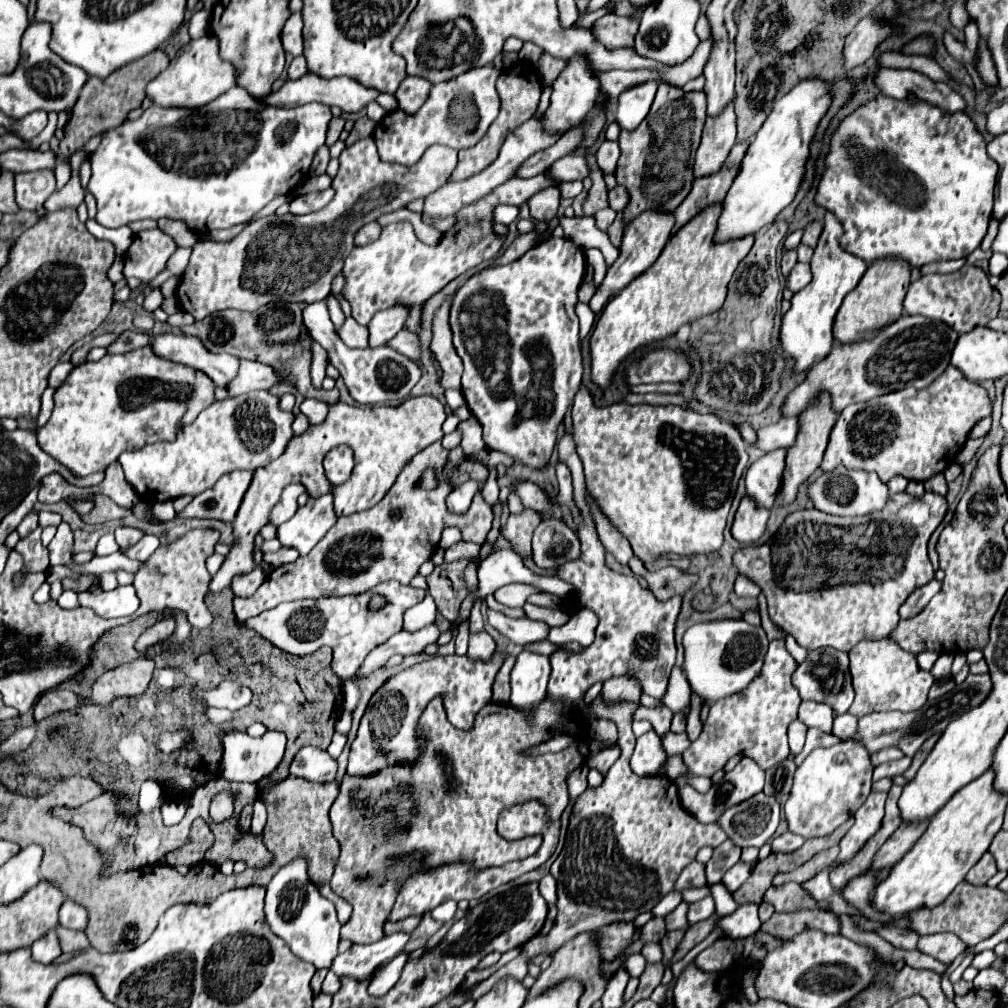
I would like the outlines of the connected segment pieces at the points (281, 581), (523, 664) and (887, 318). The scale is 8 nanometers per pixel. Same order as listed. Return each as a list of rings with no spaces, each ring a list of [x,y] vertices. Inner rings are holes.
[[[440,442],[416,454],[404,466],[390,492],[376,506],[350,516],[340,516],[336,526],[312,548],[308,556],[304,558],[300,556],[296,562],[276,568],[272,574],[268,574],[264,584],[252,596],[246,598],[236,596],[234,612],[238,620],[244,622],[288,600],[300,600],[300,598],[314,600],[324,596],[362,594],[374,588],[376,584],[392,578],[408,586],[410,580],[418,574],[418,568],[434,554],[440,542],[440,534],[448,526],[460,528],[462,538],[466,542],[482,546],[486,542],[492,522],[492,510],[482,498],[482,486],[488,478],[488,468],[476,466],[476,462],[468,462],[468,458],[464,460],[464,470],[468,470],[470,480],[478,482],[478,492],[464,514],[452,514],[446,508],[446,498],[454,490],[454,486],[448,486],[446,464],[448,464],[448,450]],[[428,468],[436,470],[436,478],[440,478],[436,490],[424,490],[420,486],[420,478]]]
[[[520,652],[512,668],[512,696],[510,704],[516,708],[532,708],[546,698],[546,684],[550,674],[548,656],[536,652]]]
[[[880,258],[868,266],[860,286],[844,298],[844,306],[840,306],[834,322],[834,338],[838,342],[858,342],[870,340],[878,330],[896,322],[902,316],[902,300],[910,284],[910,266],[900,258]]]

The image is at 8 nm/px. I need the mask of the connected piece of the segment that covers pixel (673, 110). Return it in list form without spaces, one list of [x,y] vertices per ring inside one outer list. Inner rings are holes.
[[[660,84],[650,114],[644,122],[628,132],[620,132],[620,160],[616,168],[616,180],[630,192],[630,204],[624,210],[624,222],[628,224],[644,210],[674,212],[676,206],[688,196],[694,174],[692,164],[700,144],[700,134],[706,120],[704,92],[684,94],[680,88]],[[656,138],[662,140],[662,150],[654,150]]]

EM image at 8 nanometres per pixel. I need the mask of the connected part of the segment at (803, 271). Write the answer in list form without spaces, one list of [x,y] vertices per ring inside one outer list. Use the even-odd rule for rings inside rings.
[[[796,264],[794,270],[790,272],[788,276],[788,282],[786,282],[786,288],[790,288],[792,292],[798,292],[802,290],[808,282],[812,280],[812,274],[810,274],[810,264]]]

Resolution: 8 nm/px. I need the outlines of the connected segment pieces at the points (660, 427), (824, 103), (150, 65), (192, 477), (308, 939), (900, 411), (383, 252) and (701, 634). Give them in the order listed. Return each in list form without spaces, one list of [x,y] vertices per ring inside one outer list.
[[[580,386],[580,390],[576,392],[574,404],[572,404],[572,422],[574,422],[576,450],[578,450],[578,456],[584,464],[588,494],[598,504],[600,512],[608,518],[608,522],[612,522],[612,526],[618,528],[620,534],[624,534],[624,538],[630,542],[634,554],[642,562],[654,562],[662,554],[680,554],[680,556],[706,554],[706,552],[714,552],[722,546],[722,530],[726,526],[728,510],[730,510],[738,480],[740,480],[740,476],[742,476],[742,472],[746,470],[746,464],[748,464],[746,442],[740,438],[734,424],[726,424],[714,414],[698,414],[698,412],[692,412],[692,410],[682,410],[680,406],[650,406],[650,404],[628,406],[628,404],[618,402],[618,404],[612,404],[608,408],[598,408],[598,406],[592,404],[592,396],[590,396],[586,386]]]
[[[816,76],[800,80],[788,92],[788,96],[782,96],[774,104],[766,122],[750,142],[740,172],[722,202],[716,242],[756,234],[762,226],[774,222],[776,216],[794,200],[804,176],[804,166],[810,158],[812,138],[818,130],[820,120],[826,116],[830,104],[830,82]]]
[[[160,48],[160,50],[154,50],[152,54],[146,54],[144,58],[138,58],[136,62],[130,62],[128,66],[122,66],[120,70],[114,70],[108,78],[88,78],[88,82],[82,88],[84,92],[80,94],[80,98],[74,106],[74,114],[68,124],[68,130],[60,142],[58,160],[70,158],[92,136],[120,126],[126,120],[126,114],[142,104],[142,100],[146,98],[146,84],[150,80],[154,80],[162,70],[166,70],[168,62],[170,62],[170,58]]]
[[[254,390],[208,406],[192,424],[182,426],[174,442],[146,444],[140,450],[120,454],[126,480],[146,504],[166,502],[178,496],[196,496],[232,470],[256,470],[276,460],[292,438],[294,414],[278,406],[278,396]]]
[[[294,858],[286,866],[282,866],[274,878],[266,886],[266,922],[272,932],[280,936],[296,956],[314,964],[316,970],[330,968],[332,958],[338,954],[340,940],[340,922],[336,918],[334,904],[326,900],[316,884],[308,878],[308,862],[306,858]]]
[[[948,366],[930,386],[922,390],[906,388],[904,392],[884,394],[844,408],[832,428],[820,468],[832,472],[840,464],[850,470],[868,470],[876,472],[884,484],[894,476],[924,482],[944,472],[954,462],[974,424],[992,414],[988,392],[980,384],[968,382],[954,366]]]
[[[544,172],[534,178],[512,178],[492,190],[492,194],[476,200],[472,206],[464,206],[456,214],[454,226],[444,232],[440,242],[436,246],[422,244],[410,222],[398,222],[382,228],[382,234],[378,240],[374,240],[368,246],[354,248],[348,258],[344,260],[342,274],[346,278],[346,284],[342,288],[342,296],[352,304],[352,318],[358,320],[358,324],[366,326],[372,316],[378,310],[386,310],[394,304],[408,306],[408,318],[406,318],[406,330],[420,334],[420,316],[424,304],[438,294],[448,282],[458,278],[462,272],[480,266],[482,262],[494,260],[502,246],[504,238],[500,238],[494,232],[494,214],[492,208],[498,204],[512,204],[522,206],[532,194],[552,186],[548,178],[544,178]]]
[[[710,620],[694,624],[684,634],[684,666],[692,692],[708,704],[736,694],[760,672],[766,656],[768,638],[762,626],[750,626],[746,620]]]

